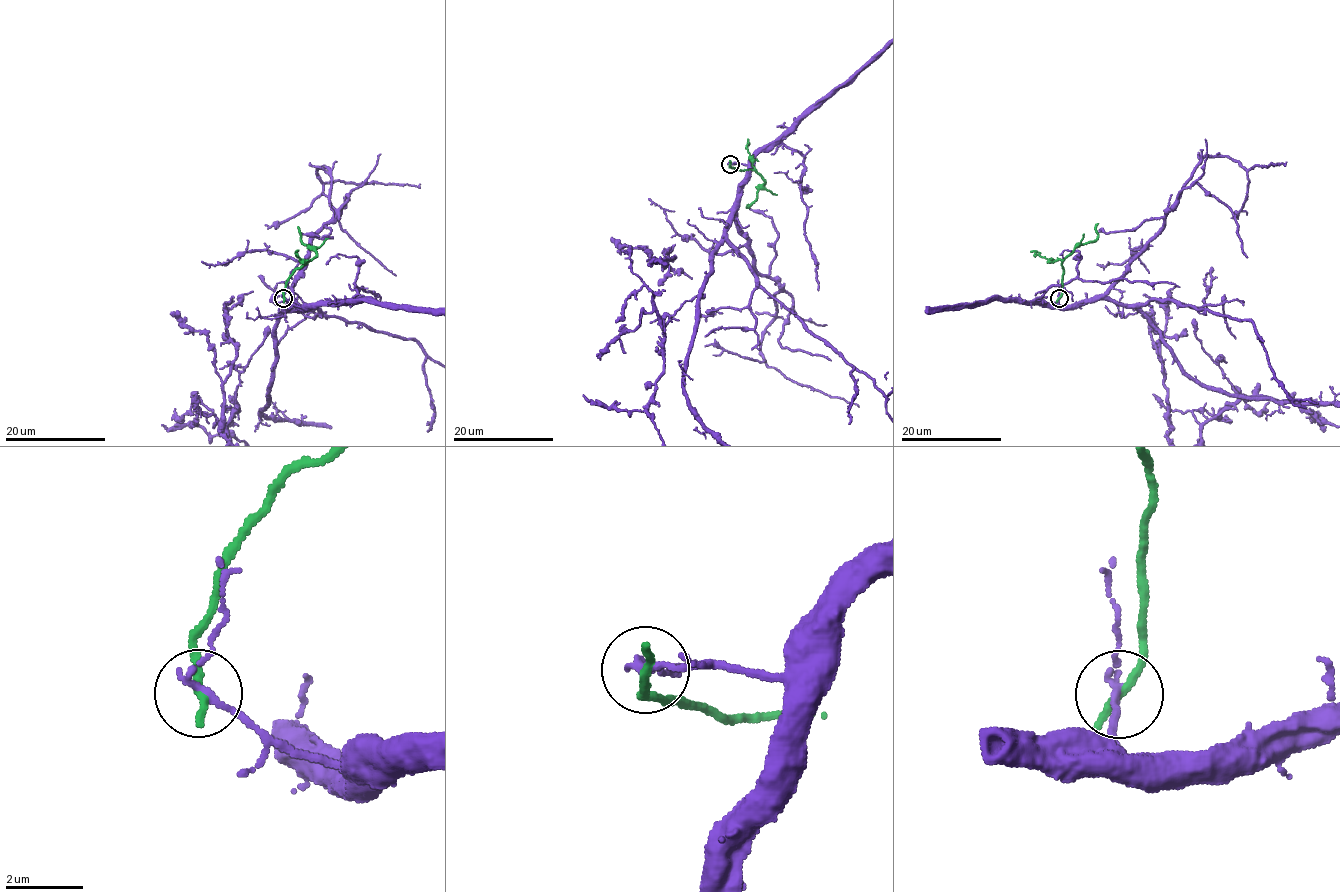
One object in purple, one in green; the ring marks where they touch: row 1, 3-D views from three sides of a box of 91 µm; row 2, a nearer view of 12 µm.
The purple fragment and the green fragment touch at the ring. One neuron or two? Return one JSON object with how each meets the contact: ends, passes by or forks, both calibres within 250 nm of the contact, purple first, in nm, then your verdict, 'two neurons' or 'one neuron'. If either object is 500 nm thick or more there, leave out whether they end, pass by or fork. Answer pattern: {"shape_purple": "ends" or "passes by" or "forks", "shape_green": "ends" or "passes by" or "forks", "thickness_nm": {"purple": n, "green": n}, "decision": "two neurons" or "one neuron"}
{"shape_purple": "passes by", "shape_green": "ends", "thickness_nm": {"purple": 150, "green": 280}, "decision": "two neurons"}

